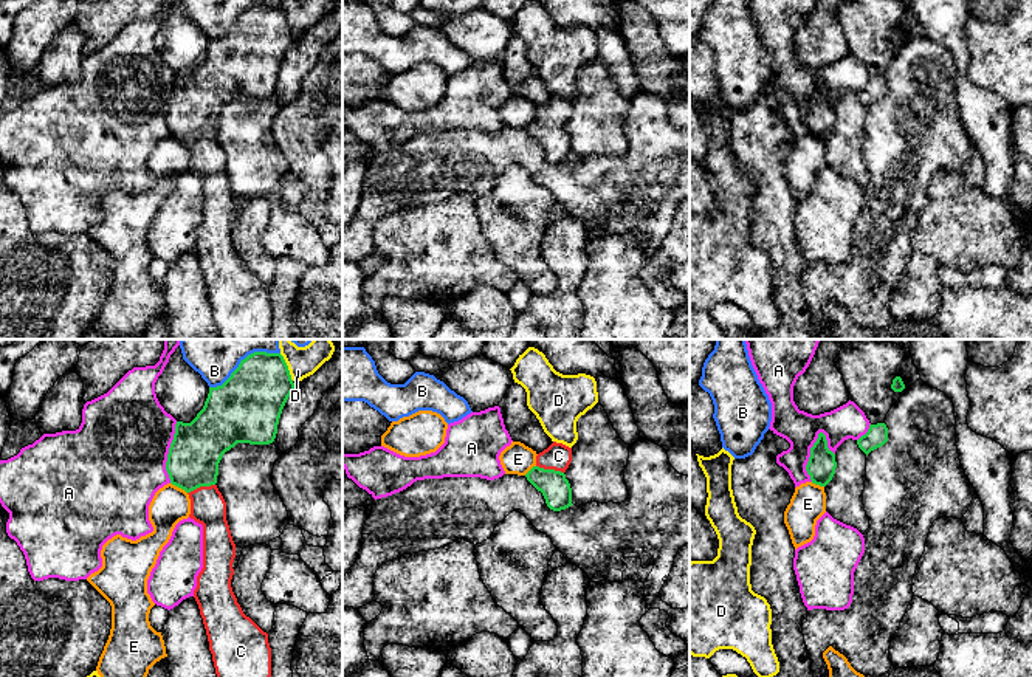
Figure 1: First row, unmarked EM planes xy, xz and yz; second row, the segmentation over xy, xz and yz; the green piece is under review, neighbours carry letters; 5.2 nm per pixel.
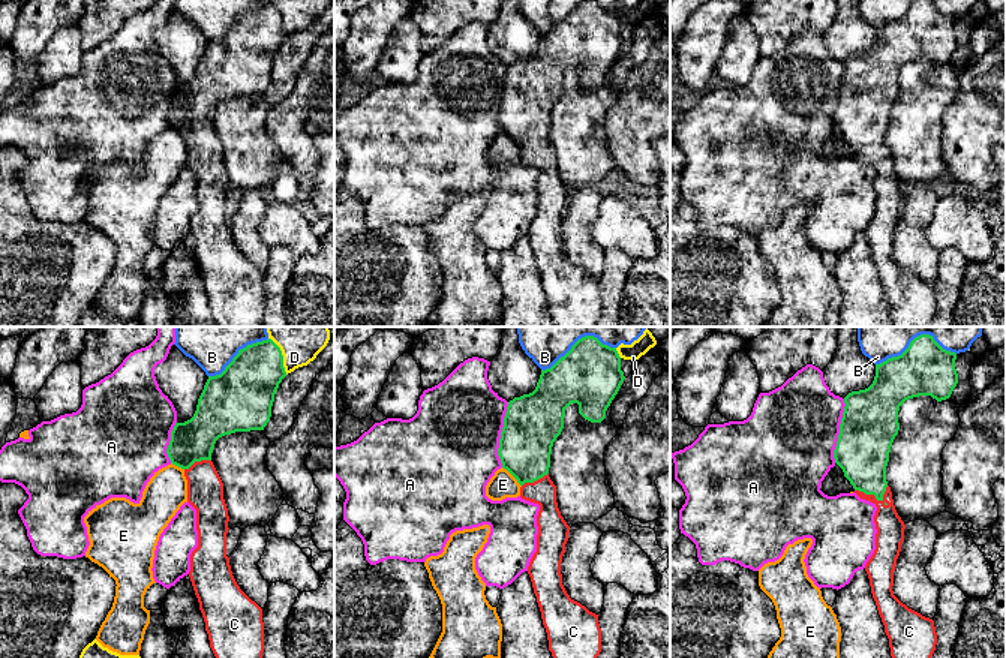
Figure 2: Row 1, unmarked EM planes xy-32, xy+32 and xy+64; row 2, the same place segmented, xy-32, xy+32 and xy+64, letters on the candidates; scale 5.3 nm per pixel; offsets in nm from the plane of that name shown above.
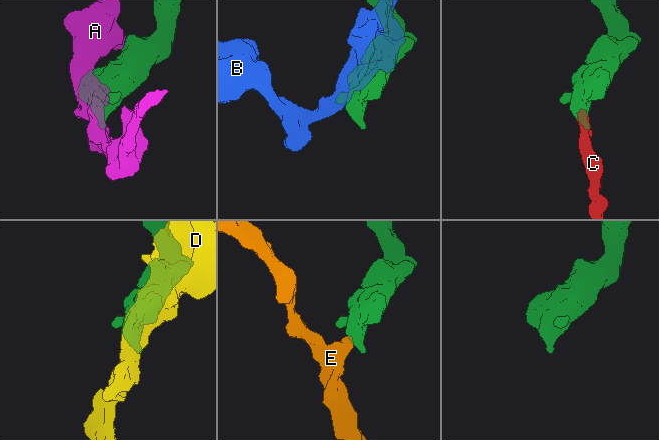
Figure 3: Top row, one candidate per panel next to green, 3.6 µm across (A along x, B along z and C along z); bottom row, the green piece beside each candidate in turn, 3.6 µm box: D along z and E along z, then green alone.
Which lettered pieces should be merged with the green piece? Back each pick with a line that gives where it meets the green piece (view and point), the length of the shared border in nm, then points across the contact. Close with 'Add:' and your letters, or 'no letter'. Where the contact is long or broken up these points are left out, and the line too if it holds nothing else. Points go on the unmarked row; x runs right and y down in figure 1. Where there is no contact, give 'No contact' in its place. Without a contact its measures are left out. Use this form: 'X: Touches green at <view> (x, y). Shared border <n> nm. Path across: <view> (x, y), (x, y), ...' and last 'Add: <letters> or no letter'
C: Touches green at xy (200, 138). Shared border 150 nm. Path across: xy (197, 101), (197, 130), (200, 138), (208, 160)
Add: C

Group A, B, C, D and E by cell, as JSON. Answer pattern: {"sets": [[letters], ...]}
{"sets": [["A"], ["B"], ["C"], ["D"], ["E"]]}

